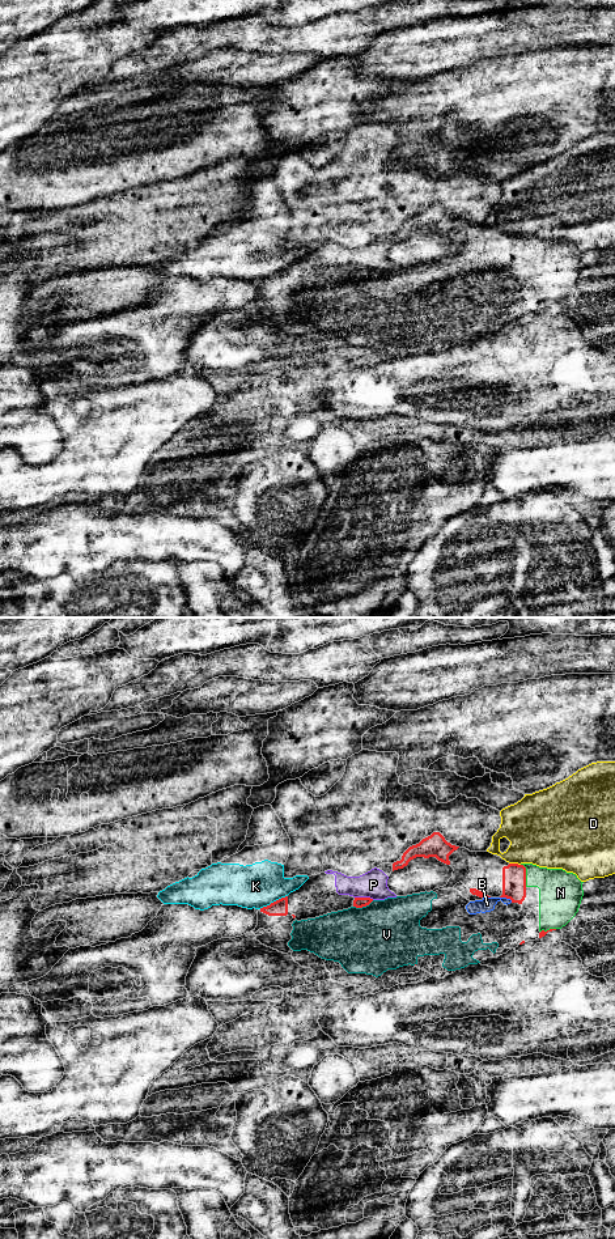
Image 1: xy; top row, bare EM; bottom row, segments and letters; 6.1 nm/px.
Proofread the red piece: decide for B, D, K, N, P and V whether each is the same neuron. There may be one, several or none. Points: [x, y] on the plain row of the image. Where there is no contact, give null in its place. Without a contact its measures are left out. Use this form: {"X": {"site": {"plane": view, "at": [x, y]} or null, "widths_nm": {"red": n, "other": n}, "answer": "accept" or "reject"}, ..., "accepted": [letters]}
{"B": {"site": {"plane": "xy", "at": [507, 270]}, "widths_nm": {"red": 140, "other": 90}, "answer": "accept"}, "D": {"site": {"plane": "xy", "at": [514, 236]}, "widths_nm": {"red": 140, "other": 400}, "answer": "reject"}, "K": {"site": {"plane": "xy", "at": [274, 274]}, "widths_nm": {"red": 100, "other": 280}, "answer": "reject"}, "N": {"site": {"plane": "xy", "at": [525, 247]}, "widths_nm": {"red": 140, "other": 260}, "answer": "accept"}, "P": {"site": {"plane": "xy", "at": [364, 270]}, "widths_nm": {"red": 60, "other": 170}, "answer": "accept"}, "V": {"site": {"plane": "xy", "at": [363, 278]}, "widths_nm": {"red": 60, "other": 440}, "answer": "accept"}, "accepted": ["B", "N", "P", "V"]}

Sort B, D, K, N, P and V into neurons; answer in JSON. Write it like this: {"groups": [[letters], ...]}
{"groups": [["B", "N", "P", "V"], ["D"], ["K"]]}

